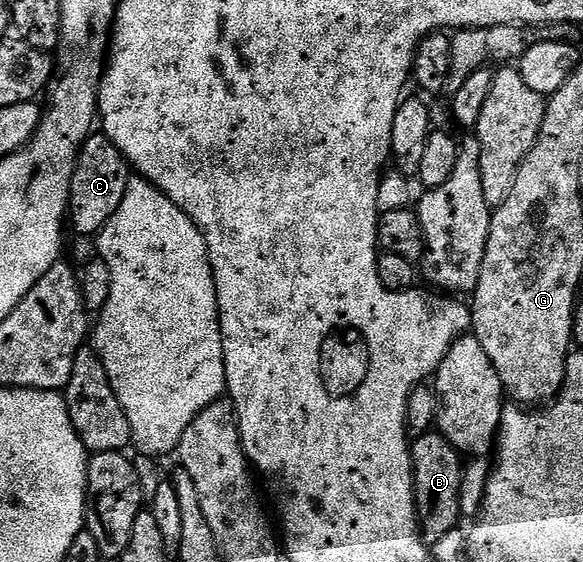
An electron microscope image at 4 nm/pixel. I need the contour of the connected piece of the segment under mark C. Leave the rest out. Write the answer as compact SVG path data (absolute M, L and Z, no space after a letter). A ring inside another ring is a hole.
M102 132L89 134L88 139L80 145L76 157L76 167L72 177L70 192L70 226L80 234L95 236L102 228L106 228L106 220L118 212L122 204L122 196L126 196L126 184L130 177L130 167L122 152L114 148L114 144Z

